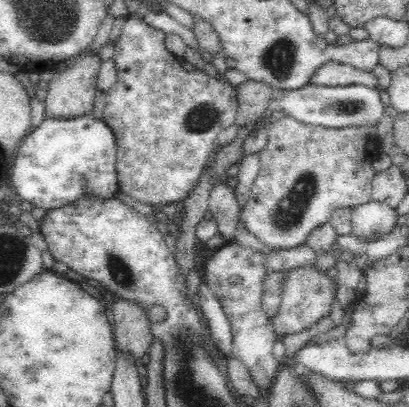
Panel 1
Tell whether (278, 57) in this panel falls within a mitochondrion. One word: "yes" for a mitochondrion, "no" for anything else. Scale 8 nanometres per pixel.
yes

